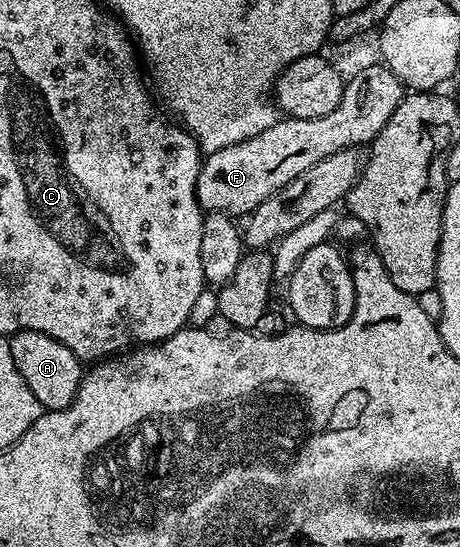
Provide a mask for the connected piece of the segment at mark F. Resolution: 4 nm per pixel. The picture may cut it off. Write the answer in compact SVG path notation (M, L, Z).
M388 66L361 67L352 78L344 81L341 104L337 104L337 108L326 116L283 116L273 124L273 128L265 128L265 132L249 136L249 140L241 140L229 148L206 155L197 176L199 207L213 214L251 214L262 202L269 200L273 192L285 188L289 180L297 180L305 168L313 168L317 160L325 160L325 156L333 156L333 152L341 152L345 148L363 148L370 144L377 132L389 124L389 116L397 112L397 104L403 97L405 87Z

